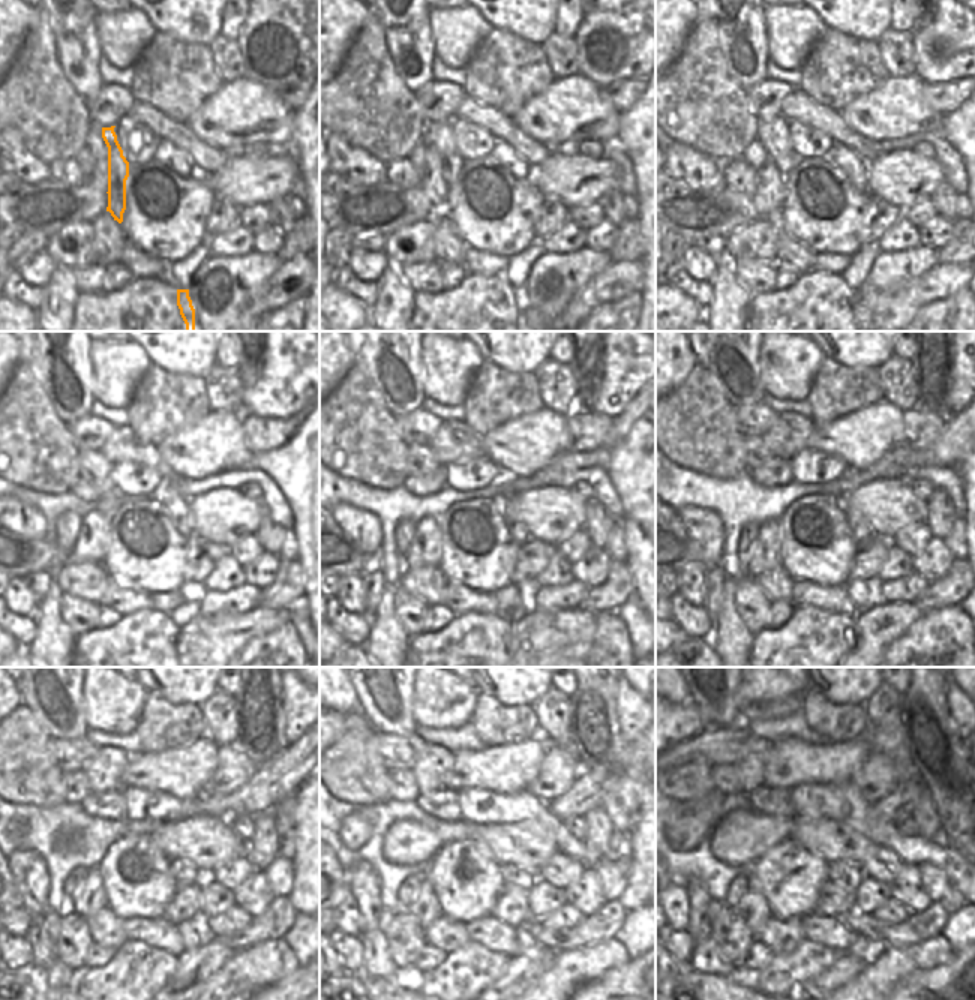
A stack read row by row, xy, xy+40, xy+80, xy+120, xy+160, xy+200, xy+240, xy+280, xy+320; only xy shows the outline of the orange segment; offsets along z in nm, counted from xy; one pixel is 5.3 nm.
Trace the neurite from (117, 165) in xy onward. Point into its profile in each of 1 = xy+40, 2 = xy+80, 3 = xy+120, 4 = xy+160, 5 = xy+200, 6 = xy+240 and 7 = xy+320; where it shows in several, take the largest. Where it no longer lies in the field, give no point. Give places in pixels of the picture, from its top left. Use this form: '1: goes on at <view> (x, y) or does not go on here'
1: goes on at xy+40 (438, 135)
2: goes on at xy+80 (773, 135)
3: goes on at xy+120 (93, 467)
4: goes on at xy+160 (422, 459)
5: goes on at xy+200 (756, 453)
6: goes on at xy+240 (77, 786)
7: goes on at xy+320 (725, 780)

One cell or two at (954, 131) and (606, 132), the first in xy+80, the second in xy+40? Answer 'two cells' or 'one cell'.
two cells

